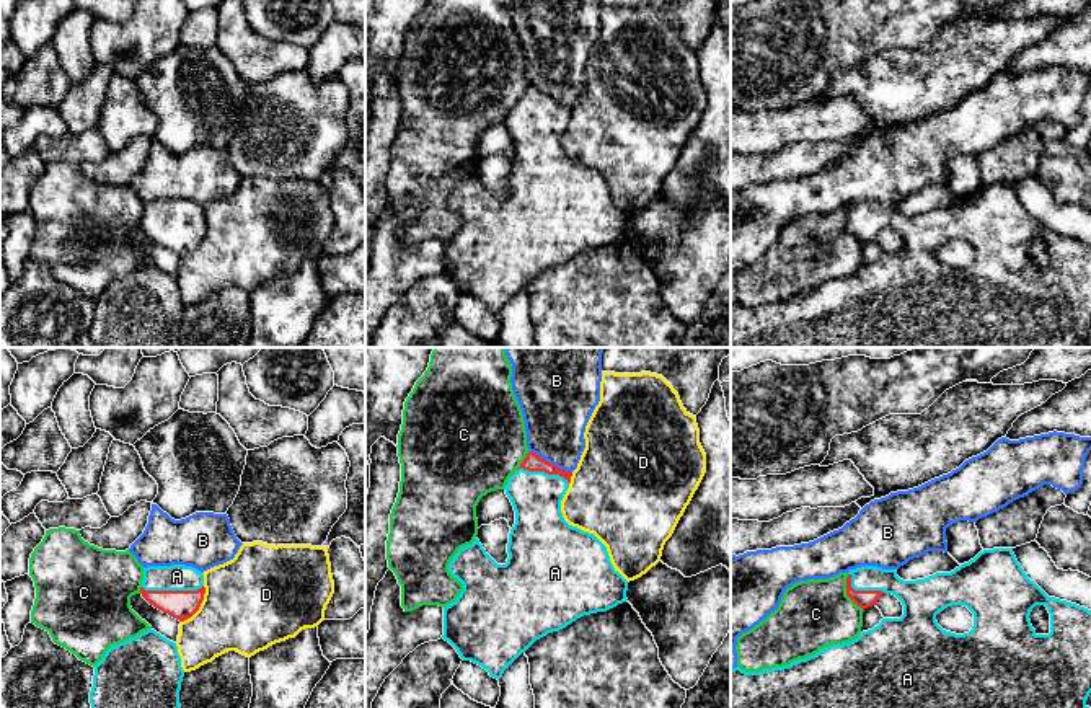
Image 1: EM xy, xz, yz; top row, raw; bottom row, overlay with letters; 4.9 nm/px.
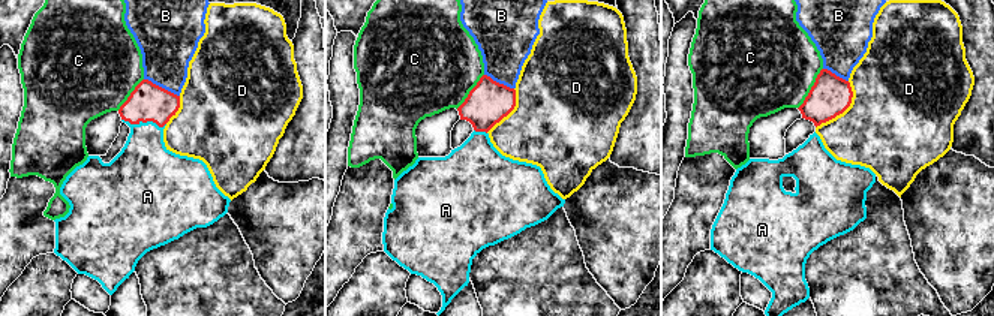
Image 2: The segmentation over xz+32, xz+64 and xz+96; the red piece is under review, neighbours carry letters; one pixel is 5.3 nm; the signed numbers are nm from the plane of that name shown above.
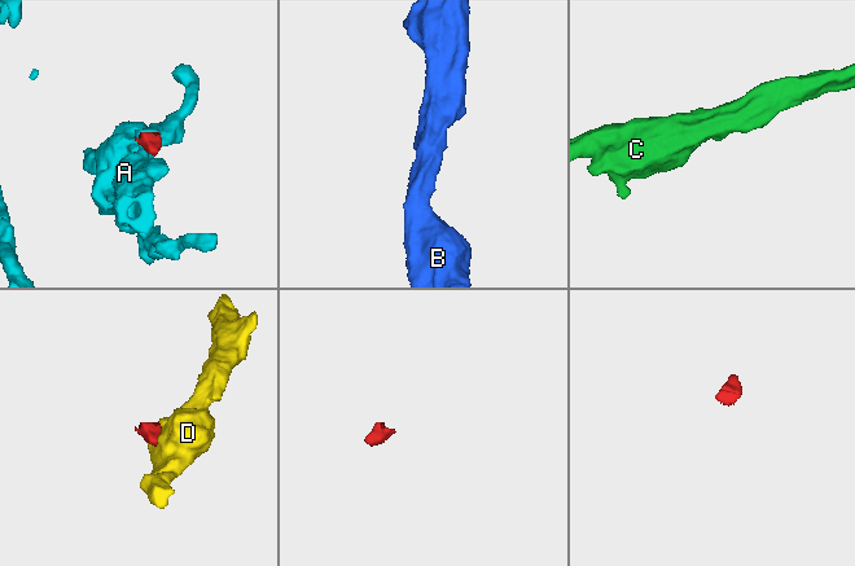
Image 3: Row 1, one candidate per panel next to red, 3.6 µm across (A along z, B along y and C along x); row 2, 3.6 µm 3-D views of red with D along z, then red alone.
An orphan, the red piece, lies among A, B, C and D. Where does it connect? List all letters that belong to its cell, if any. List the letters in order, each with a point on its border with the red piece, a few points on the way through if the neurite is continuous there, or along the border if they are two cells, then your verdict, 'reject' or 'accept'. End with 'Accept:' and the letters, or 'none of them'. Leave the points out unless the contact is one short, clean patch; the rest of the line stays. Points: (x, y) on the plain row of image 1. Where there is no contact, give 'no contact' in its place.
A: meets red in xy at (172, 225); runs through xy (180, 238), (180, 234), (172, 225), (176, 211); accept
B: meets red in xz at (552, 98); border along xz (530, 85), (571, 108); reject
C: meets red in yz at (847, 227); border along yz (847, 209), (847, 229), (863, 245); reject
D: meets red in xy at (199, 240); border along xy (204, 221), (201, 240), (181, 256); reject
Accept: A

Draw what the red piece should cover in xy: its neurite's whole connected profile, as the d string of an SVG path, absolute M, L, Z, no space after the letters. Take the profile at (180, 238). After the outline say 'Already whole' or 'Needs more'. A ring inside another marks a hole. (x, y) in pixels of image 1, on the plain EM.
M184 199L148 201L144 202L140 228L155 243L184 256L204 235L204 209Z. Needs more

